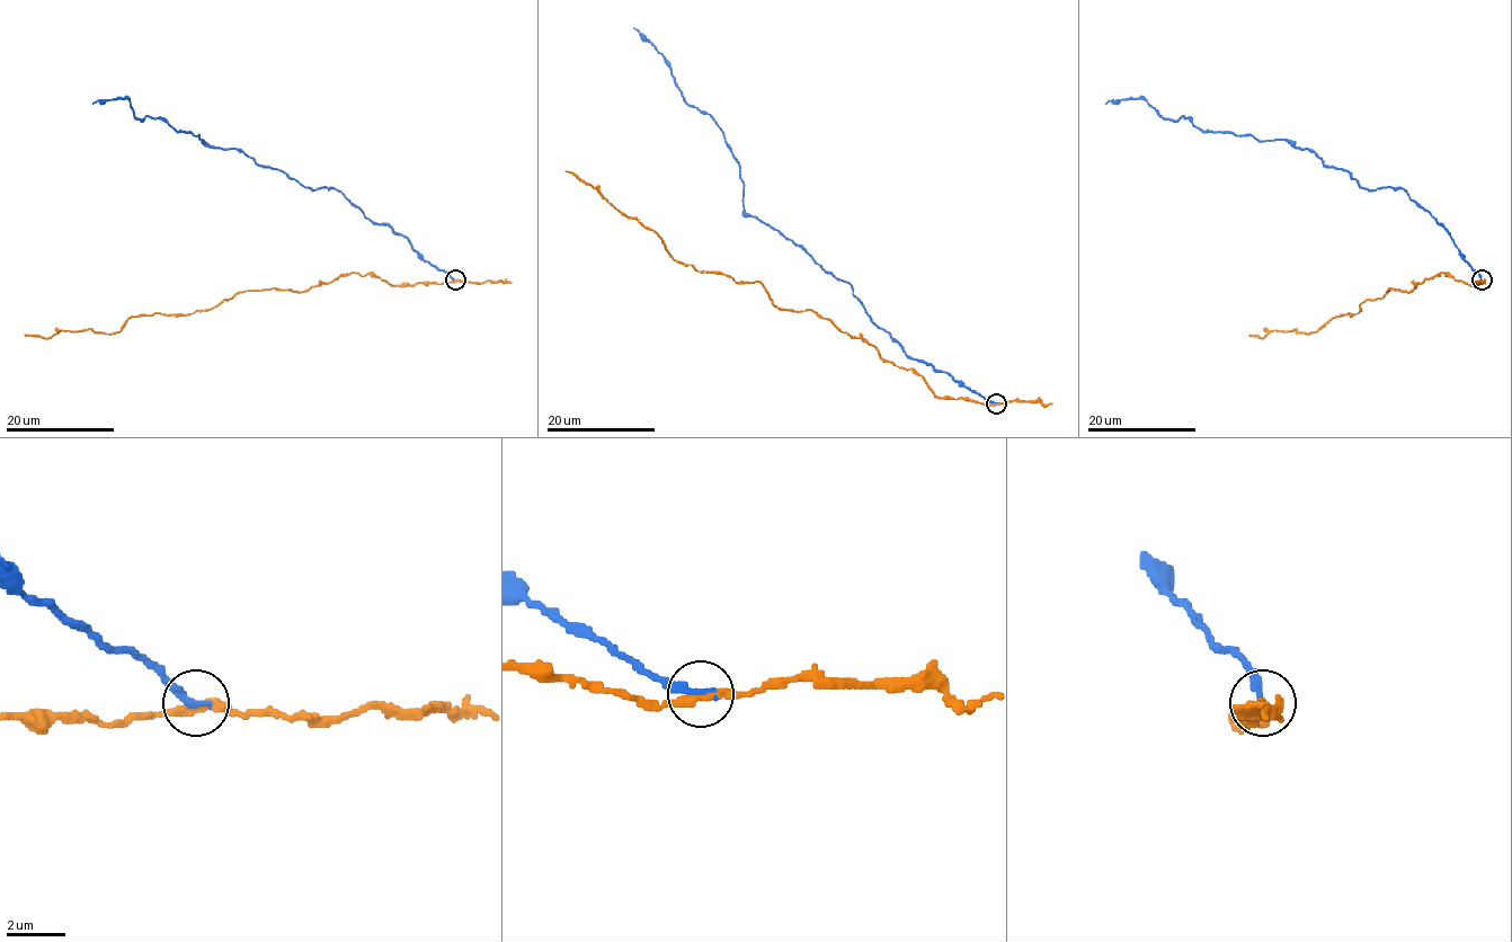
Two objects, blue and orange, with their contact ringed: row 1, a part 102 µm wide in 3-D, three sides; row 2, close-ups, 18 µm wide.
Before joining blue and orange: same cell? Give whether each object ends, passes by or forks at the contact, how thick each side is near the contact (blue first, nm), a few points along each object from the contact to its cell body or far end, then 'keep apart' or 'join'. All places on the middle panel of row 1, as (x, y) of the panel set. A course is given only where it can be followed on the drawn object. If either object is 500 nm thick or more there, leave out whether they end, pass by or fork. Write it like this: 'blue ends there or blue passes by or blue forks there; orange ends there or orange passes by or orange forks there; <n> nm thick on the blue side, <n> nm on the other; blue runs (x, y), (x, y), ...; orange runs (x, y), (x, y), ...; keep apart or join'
blue ends there; orange passes by; 300 nm thick on the blue side, 280 nm on the other; blue runs (996, 402), (912, 360), (850, 284), (744, 211), (740, 165), (723, 132), (686, 104), (665, 58), (633, 27); orange runs (996, 405), (937, 398), (921, 375), (812, 310), (780, 309), (758, 282), (677, 263), (652, 230), (566, 171); keep apart

